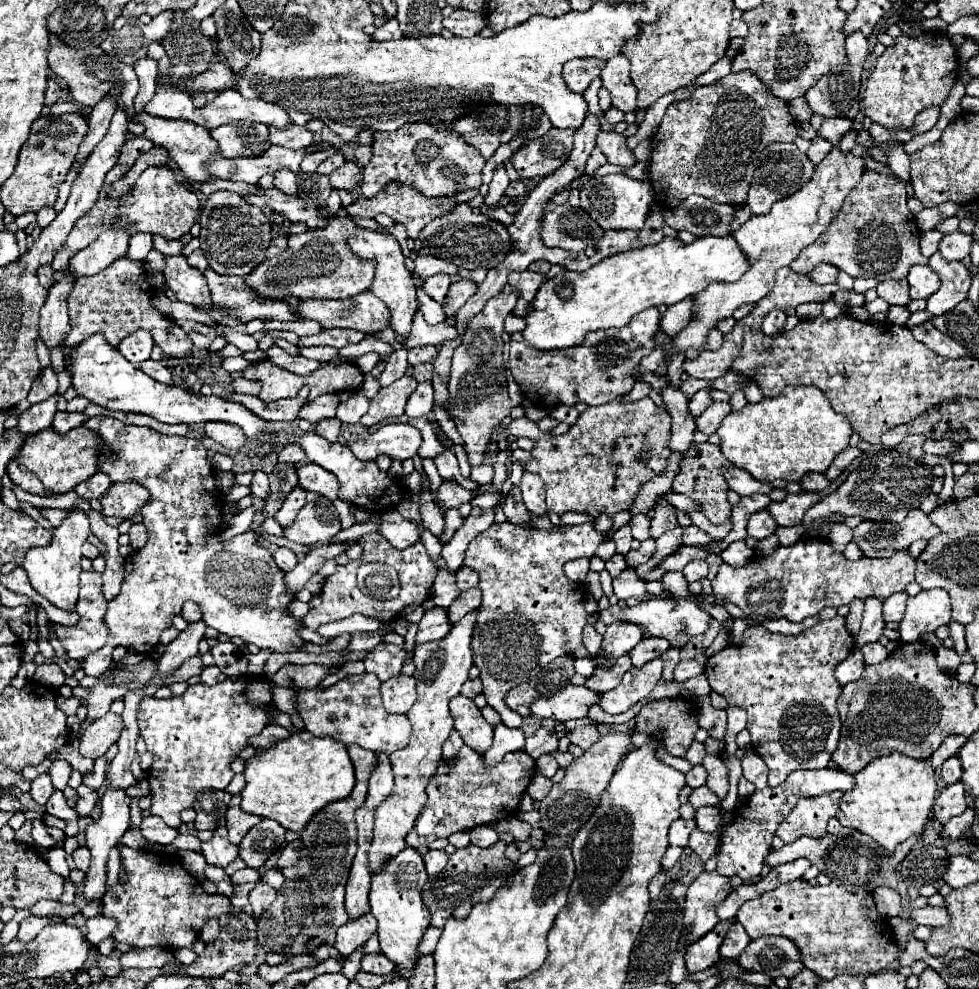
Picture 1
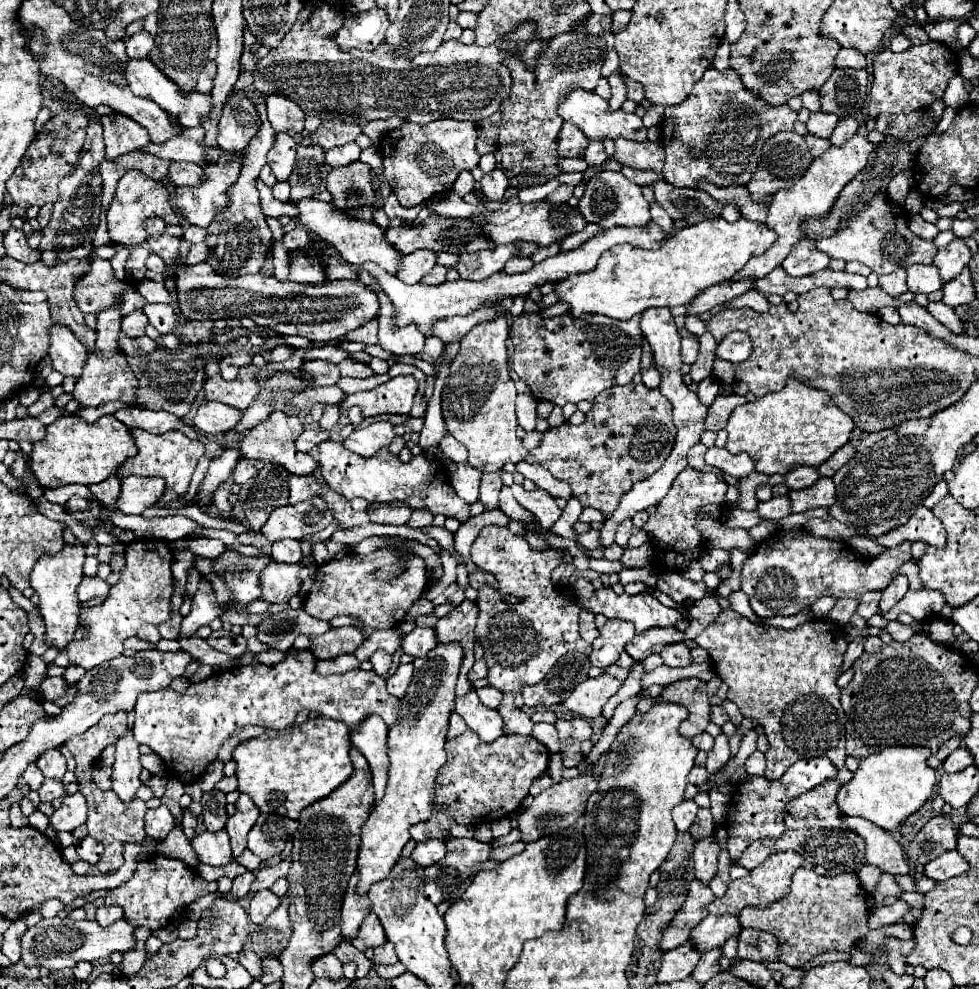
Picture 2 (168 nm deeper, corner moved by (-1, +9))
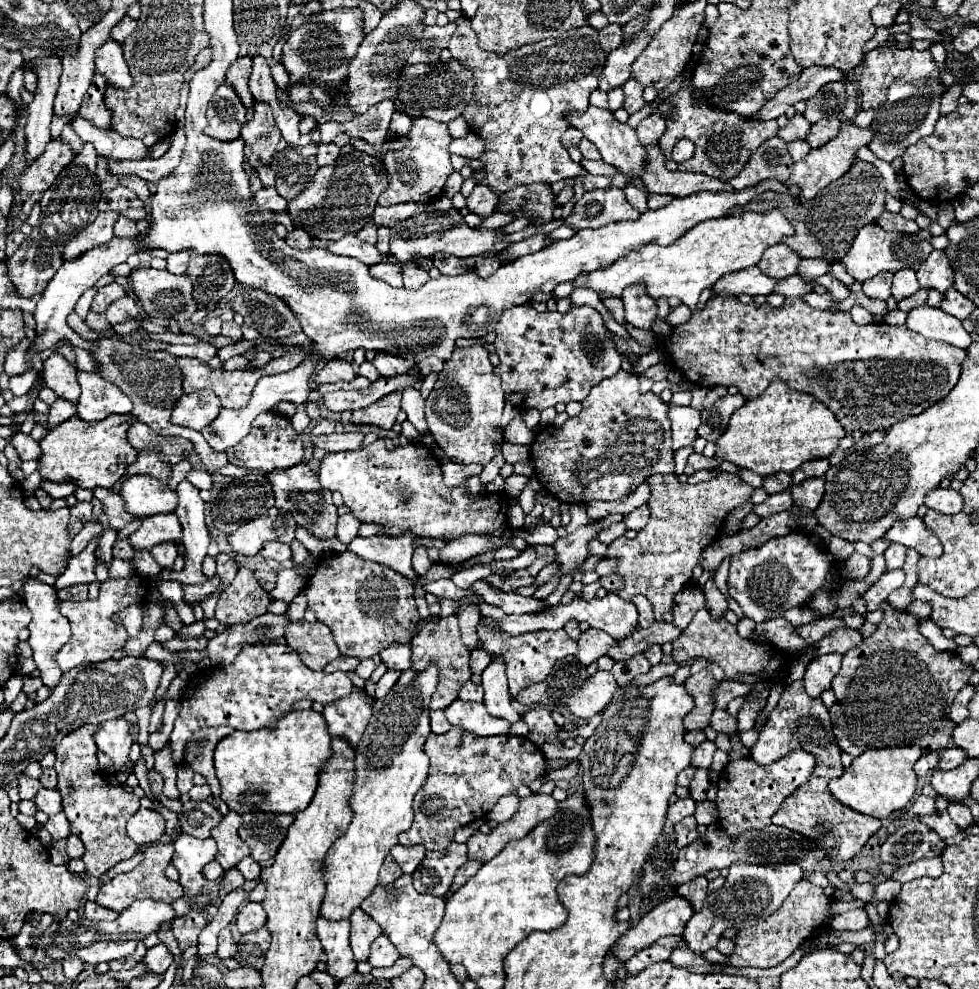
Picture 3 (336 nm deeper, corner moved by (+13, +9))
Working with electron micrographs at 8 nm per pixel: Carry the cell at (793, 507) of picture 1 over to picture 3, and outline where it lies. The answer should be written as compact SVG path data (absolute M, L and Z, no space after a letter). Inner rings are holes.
M813 477L805 479L801 485L791 487L791 495L795 499L795 505L807 507L807 509L817 509L825 493L825 477Z

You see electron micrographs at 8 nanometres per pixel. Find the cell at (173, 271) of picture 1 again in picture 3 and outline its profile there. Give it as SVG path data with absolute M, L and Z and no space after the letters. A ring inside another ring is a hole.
M119 217L113 225L113 231L115 231L117 237L137 237L139 235L139 231L135 227L135 221L131 221L127 217Z

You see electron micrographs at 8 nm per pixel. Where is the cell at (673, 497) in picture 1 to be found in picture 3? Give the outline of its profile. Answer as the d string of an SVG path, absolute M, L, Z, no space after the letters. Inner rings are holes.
M783 491L783 493L775 493L775 495L769 495L761 505L755 505L755 513L763 519L763 517L771 517L775 513L781 513L781 511L789 511L793 507L793 497L789 491Z

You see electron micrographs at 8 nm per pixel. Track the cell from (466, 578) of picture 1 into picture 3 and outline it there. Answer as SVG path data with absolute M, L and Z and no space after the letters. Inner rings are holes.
M477 581L471 589L477 595L481 595L485 603L503 609L507 615L511 615L511 613L519 613L519 615L521 613L541 613L541 611L545 611L549 607L547 603L537 601L533 597L521 597L519 593L497 591L497 589L489 587L489 583L485 583L485 581Z

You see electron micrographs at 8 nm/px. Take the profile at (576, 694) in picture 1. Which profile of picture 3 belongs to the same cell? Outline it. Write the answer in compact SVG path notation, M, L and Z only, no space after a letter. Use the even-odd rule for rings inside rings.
M597 671L585 681L581 691L569 699L569 711L581 719L589 719L609 705L617 687L619 685L609 671Z

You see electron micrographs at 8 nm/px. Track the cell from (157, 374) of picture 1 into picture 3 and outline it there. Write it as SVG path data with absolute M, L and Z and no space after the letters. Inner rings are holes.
M89 311L89 315L85 317L85 323L87 323L93 331L99 331L99 333L105 335L105 337L119 337L117 333L111 331L109 321L105 321L105 315L103 315L103 313L93 313L93 311Z

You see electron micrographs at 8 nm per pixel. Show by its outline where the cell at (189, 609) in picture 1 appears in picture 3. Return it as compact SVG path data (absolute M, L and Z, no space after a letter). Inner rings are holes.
M165 541L165 543L159 543L151 549L151 555L155 557L155 561L163 567L163 569L171 569L175 557L177 557L177 547L171 543L171 541Z

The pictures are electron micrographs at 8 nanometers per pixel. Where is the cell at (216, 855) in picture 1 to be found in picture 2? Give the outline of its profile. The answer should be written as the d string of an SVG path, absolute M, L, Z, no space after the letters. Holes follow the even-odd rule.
M219 829L215 833L205 831L201 835L197 835L191 841L197 857L201 863L207 865L227 865L233 861L233 853L229 847L229 835L225 829Z

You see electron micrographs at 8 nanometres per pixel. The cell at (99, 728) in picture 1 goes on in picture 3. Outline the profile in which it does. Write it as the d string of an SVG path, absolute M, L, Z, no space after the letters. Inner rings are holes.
M83 725L81 729L65 735L55 747L57 761L53 767L57 771L57 789L63 795L63 813L71 823L71 833L75 833L85 845L83 861L87 865L87 873L101 877L115 863L131 859L137 853L137 843L127 835L125 823L139 809L139 797L135 793L123 791L123 787L111 785L103 777L93 741L95 731L95 725Z

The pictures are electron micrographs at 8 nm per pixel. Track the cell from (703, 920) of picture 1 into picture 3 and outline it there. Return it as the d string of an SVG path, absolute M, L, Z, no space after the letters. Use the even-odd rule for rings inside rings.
M673 897L673 901L663 901L655 905L637 925L619 937L619 941L609 949L619 961L627 961L637 951L653 945L659 937L681 935L685 923L693 915L693 907L683 897Z

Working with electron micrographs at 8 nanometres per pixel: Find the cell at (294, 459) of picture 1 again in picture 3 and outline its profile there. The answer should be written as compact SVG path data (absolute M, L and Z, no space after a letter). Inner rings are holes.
M321 419L321 423L317 423L311 431L311 437L317 437L317 435L331 435L335 431L335 421L329 421L329 419Z

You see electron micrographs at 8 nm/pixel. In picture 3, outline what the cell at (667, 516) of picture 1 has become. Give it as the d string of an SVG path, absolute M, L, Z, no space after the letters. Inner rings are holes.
M721 473L697 485L679 483L675 475L653 475L649 477L649 485L651 497L647 505L651 509L651 519L647 527L639 531L637 539L621 537L613 541L607 557L619 561L615 573L623 579L623 585L615 593L625 601L633 601L635 595L645 595L659 621L661 615L669 611L675 593L691 583L693 567L701 561L703 549L721 535L727 513L749 501L753 487L731 473Z

